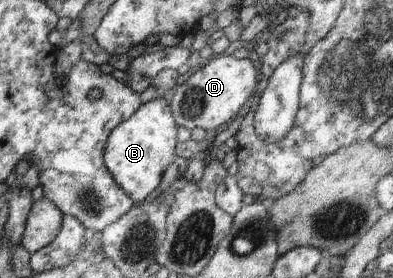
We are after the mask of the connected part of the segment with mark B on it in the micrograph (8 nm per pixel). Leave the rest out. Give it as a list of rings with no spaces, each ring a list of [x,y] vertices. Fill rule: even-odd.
[[[167,98],[153,99],[142,104],[130,119],[110,132],[103,157],[104,165],[130,199],[144,202],[160,185],[163,173],[177,157],[174,153],[176,143],[177,125]]]

